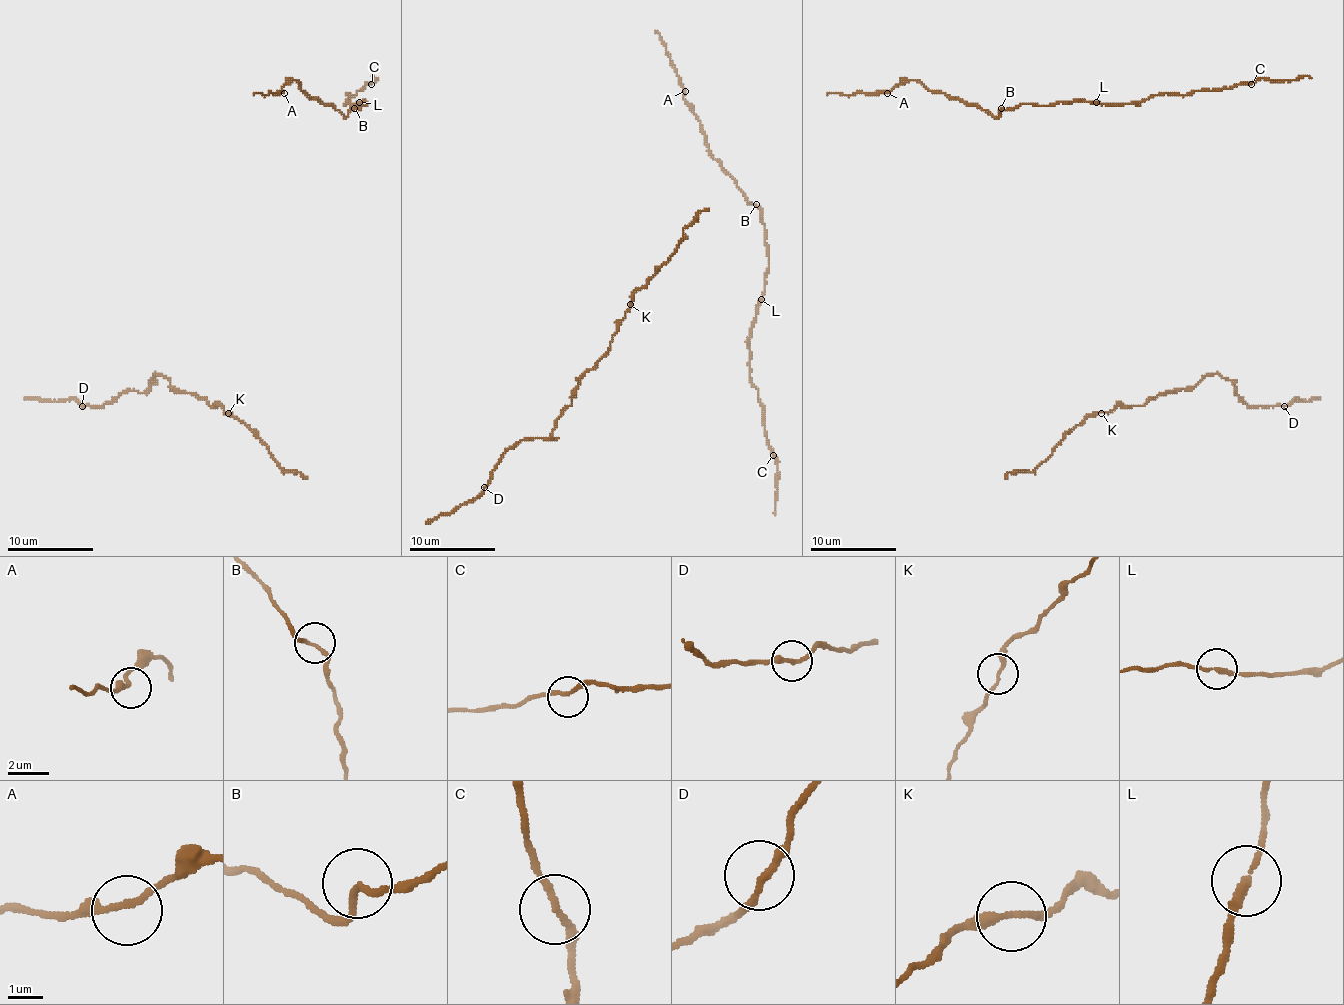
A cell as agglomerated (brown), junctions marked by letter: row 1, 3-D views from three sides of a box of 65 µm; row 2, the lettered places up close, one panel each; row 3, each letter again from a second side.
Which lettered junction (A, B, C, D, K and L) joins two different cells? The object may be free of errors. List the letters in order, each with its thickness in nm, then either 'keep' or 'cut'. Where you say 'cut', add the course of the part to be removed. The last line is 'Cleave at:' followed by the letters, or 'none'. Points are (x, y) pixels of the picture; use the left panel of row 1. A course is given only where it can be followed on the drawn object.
A: 180 nm thick; keep
B: 180 nm thick; keep
C: 170 nm thick; keep
D: 190 nm thick; keep
K: 200 nm thick; keep
L: 200 nm thick; keep
Cleave at: none

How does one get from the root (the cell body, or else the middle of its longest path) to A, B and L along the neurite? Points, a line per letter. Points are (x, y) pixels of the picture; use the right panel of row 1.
A: (1138, 106), (1093, 101), (1020, 103), (994, 116), (945, 93), (932, 93), (915, 80), (902, 80), (887, 93)
B: (1138, 106), (1056, 101), (1050, 106), (1020, 103), (1007, 110), (1001, 108)
L: (1138, 106), (1095, 101)

